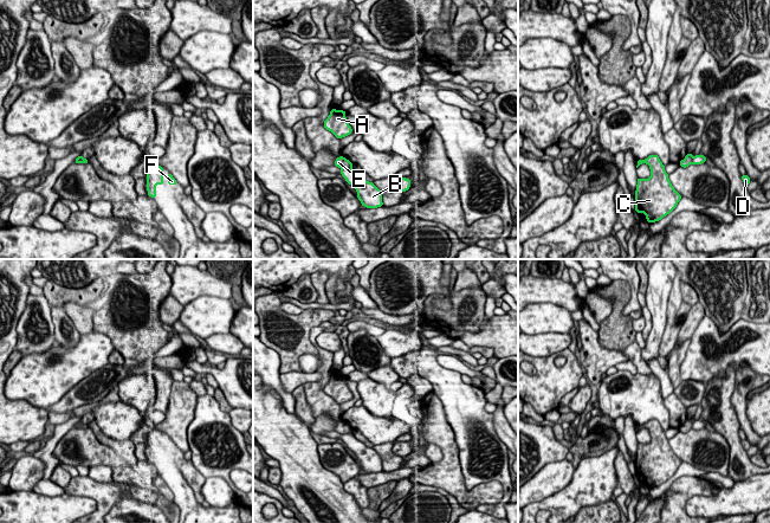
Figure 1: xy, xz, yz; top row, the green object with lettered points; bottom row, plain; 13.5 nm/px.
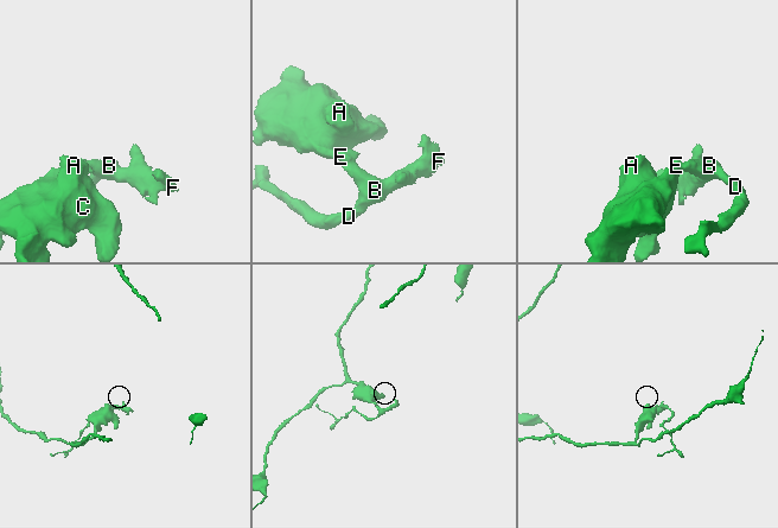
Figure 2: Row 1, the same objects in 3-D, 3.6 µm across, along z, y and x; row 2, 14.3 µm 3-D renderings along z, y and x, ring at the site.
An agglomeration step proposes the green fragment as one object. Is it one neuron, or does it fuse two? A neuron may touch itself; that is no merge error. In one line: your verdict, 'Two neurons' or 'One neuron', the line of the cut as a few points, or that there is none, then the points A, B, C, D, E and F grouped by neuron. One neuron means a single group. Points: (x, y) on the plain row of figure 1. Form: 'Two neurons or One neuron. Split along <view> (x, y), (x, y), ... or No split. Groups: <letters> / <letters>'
Two neurons. Split along xz (350, 432), (342, 434). Groups: A C E / B D F

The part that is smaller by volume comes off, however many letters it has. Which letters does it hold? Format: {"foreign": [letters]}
{"foreign": ["B", "D", "F"]}

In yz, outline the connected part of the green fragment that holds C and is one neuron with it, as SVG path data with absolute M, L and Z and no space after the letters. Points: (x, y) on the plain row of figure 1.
M653 419L645 425L638 425L636 433L647 428L651 434L648 444L638 443L635 456L635 477L645 478L646 485L655 488L669 479L681 464L674 452L672 451L665 431L659 421Z

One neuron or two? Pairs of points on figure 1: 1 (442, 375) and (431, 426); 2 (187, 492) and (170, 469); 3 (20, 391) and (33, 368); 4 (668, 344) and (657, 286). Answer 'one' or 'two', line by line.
1: two
2: one
3: one
4: two

